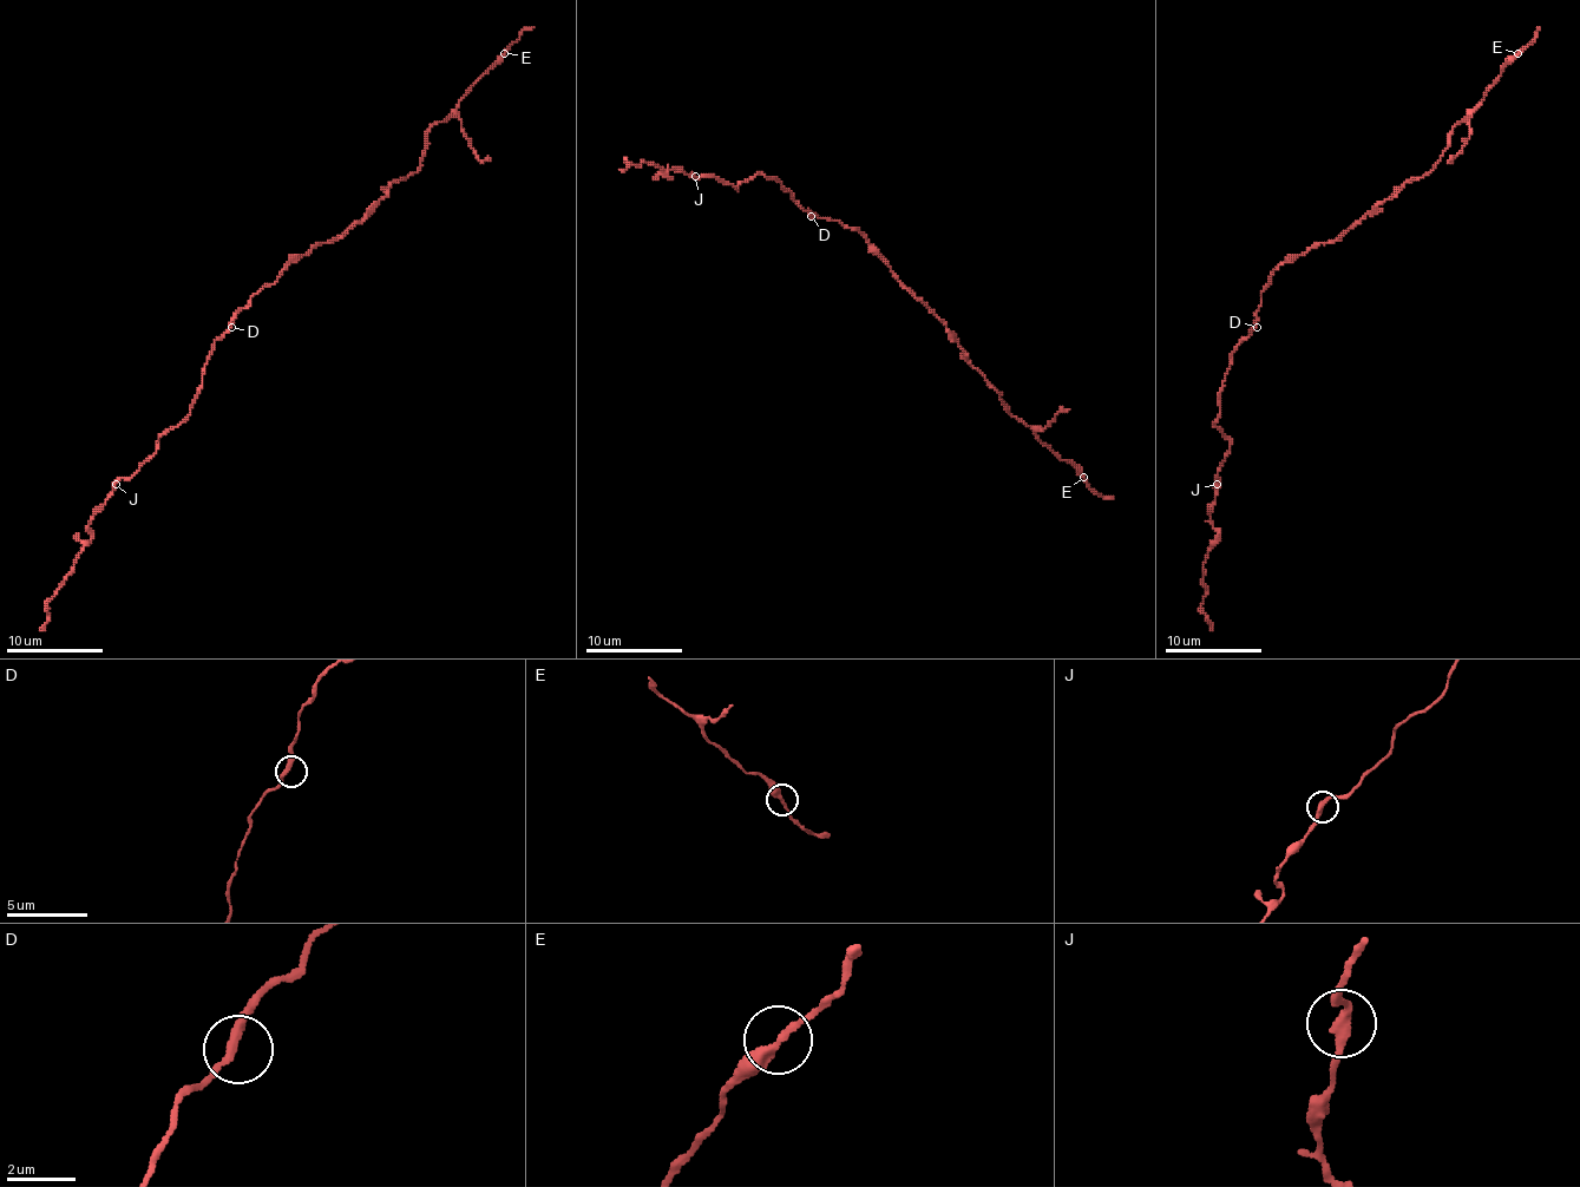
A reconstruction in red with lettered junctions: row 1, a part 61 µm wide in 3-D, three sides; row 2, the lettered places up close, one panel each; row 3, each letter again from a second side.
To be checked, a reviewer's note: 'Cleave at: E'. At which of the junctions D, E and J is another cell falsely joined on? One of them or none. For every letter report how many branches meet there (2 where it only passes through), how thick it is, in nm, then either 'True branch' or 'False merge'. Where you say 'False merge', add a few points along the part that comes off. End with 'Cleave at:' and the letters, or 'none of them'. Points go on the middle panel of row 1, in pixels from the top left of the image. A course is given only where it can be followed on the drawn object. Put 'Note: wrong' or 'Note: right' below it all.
D: Branches: 2. Thickness 280 nm. True branch
E: Branches: 2. Thickness 280 nm. True branch
J: Branches: 2. Thickness 280 nm. True branch
Cleave at: none of them
Note: wrong

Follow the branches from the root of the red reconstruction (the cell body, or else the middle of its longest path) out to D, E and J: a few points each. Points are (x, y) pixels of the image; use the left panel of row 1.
D: (273, 284), (266, 284), (250, 299), (231, 327)
E: (273, 284), (289, 262), (321, 243), (338, 241), (393, 182), (415, 172), (425, 133), (505, 54)
J: (273, 284), (262, 287), (214, 342), (190, 412), (156, 441), (156, 451), (130, 478), (115, 485)

